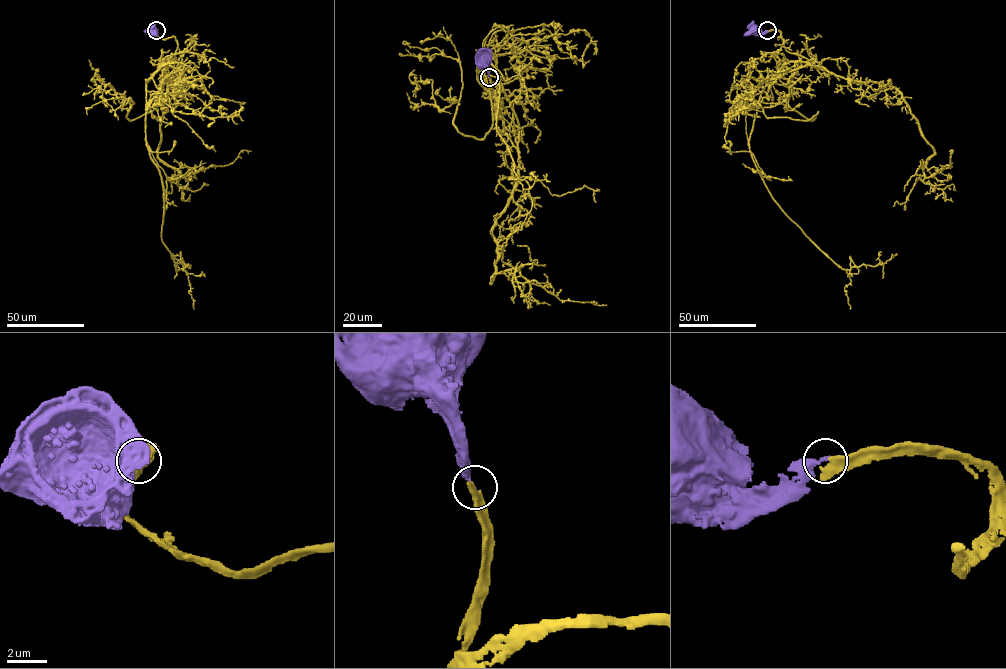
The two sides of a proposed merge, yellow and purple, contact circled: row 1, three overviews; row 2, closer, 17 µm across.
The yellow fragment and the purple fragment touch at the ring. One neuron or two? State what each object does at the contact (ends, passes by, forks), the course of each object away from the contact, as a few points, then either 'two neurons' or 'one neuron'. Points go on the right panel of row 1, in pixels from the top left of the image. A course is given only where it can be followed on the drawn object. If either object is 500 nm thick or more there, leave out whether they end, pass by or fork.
course yellow (767, 31), (820, 66), (764, 81), (746, 97), (753, 161), (774, 200), (836, 263), (880, 261), (882, 278); course purple (767, 31), (755, 31); two neurons

